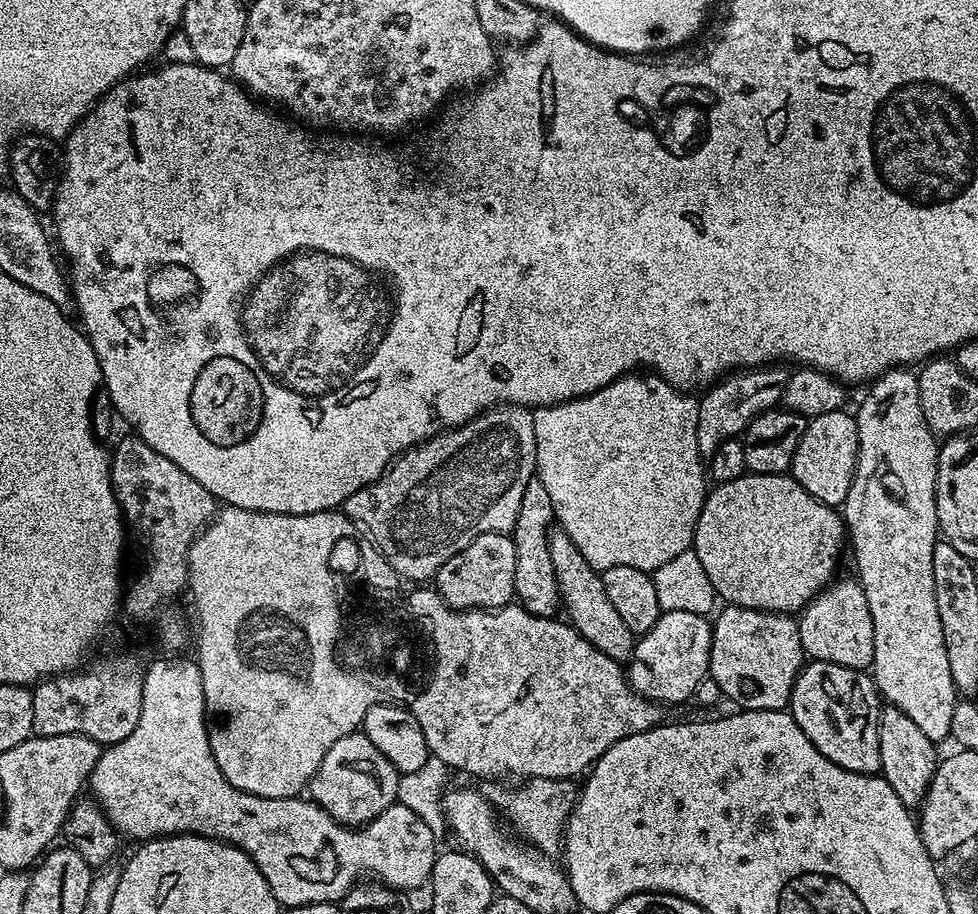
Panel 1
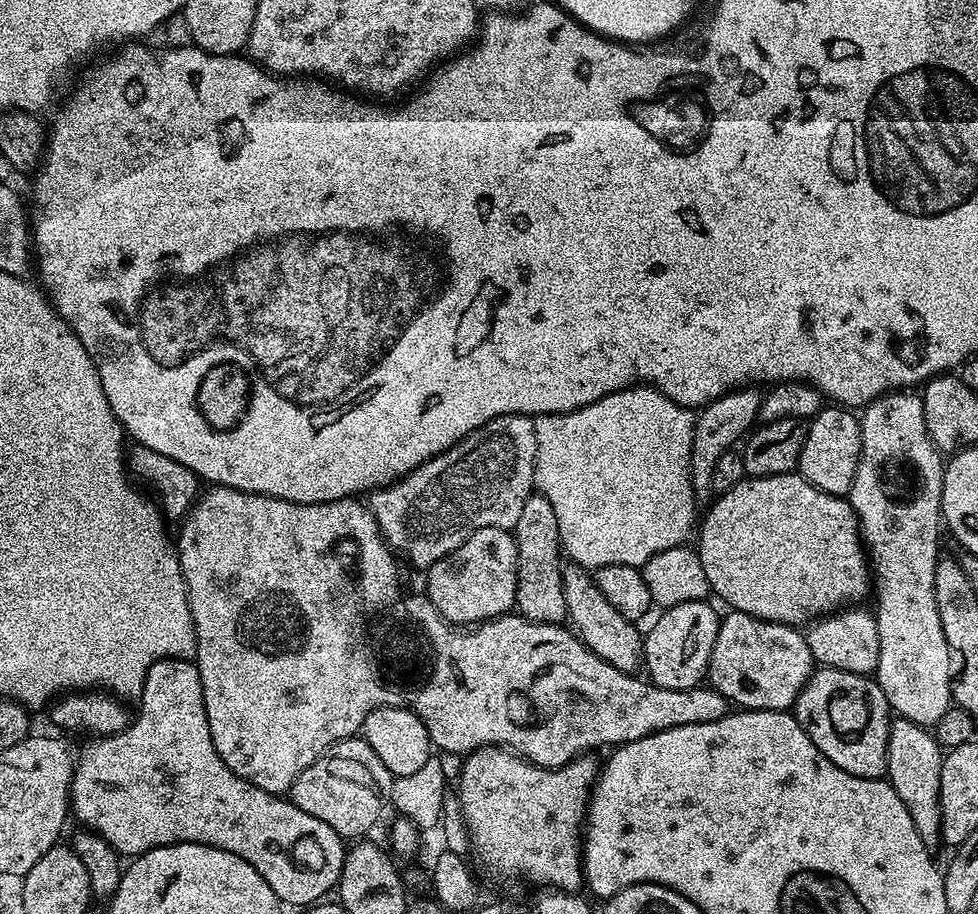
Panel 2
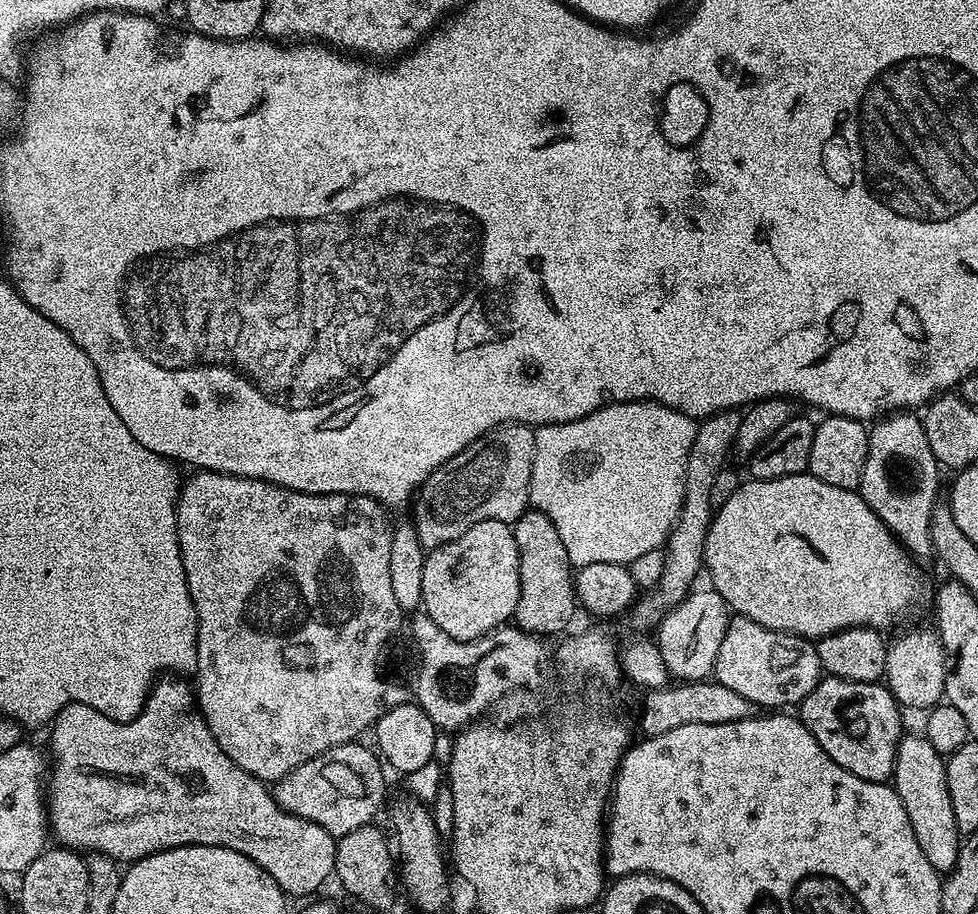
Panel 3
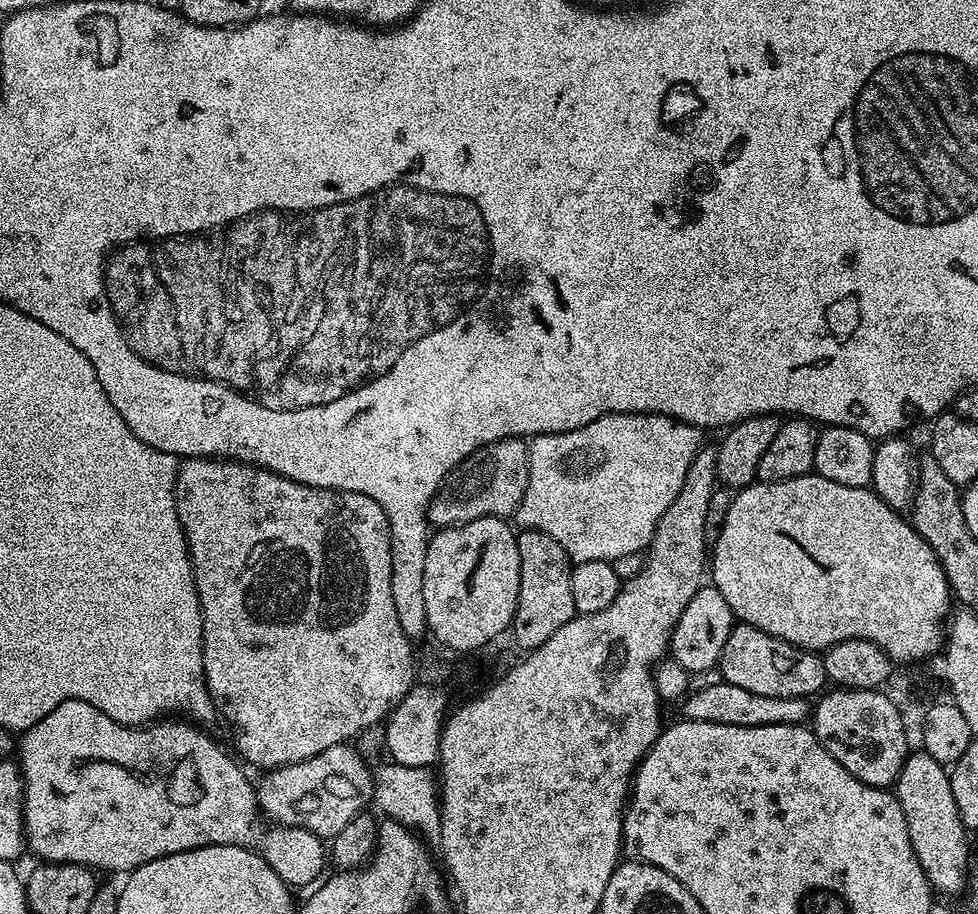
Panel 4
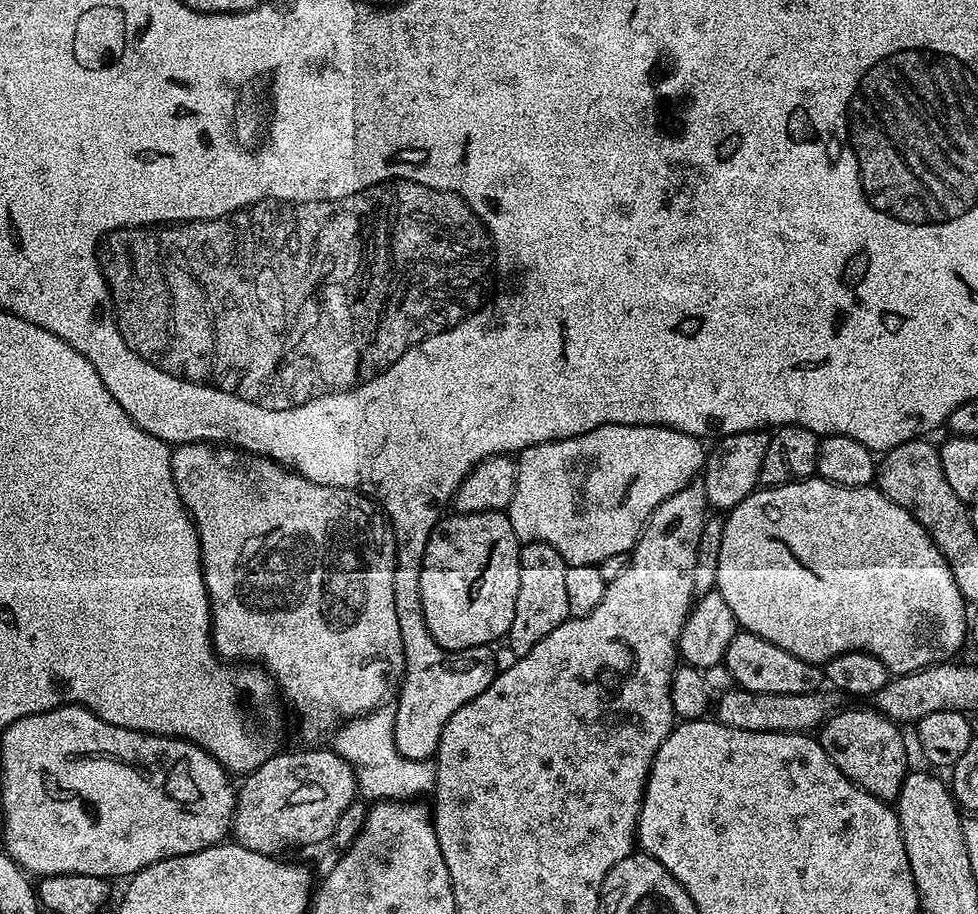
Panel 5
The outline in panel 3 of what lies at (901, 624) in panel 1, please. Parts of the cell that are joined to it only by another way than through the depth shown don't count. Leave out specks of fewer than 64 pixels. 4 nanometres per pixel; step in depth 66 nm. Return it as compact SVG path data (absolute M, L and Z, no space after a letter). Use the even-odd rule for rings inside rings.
M900 410L875 421L871 425L868 434L866 466L862 470L859 494L872 507L874 514L878 514L882 523L891 530L892 535L916 558L933 555L932 539L929 532L932 509L938 500L936 490L940 486L940 475L942 475L942 469L930 450L930 442L926 442L924 421L919 415L908 410ZM916 628L913 632L902 633L896 641L893 639L889 643L884 680L897 704L905 709L927 710L941 703L944 694L945 667L944 648L940 645L939 636L935 631L923 632L922 629Z

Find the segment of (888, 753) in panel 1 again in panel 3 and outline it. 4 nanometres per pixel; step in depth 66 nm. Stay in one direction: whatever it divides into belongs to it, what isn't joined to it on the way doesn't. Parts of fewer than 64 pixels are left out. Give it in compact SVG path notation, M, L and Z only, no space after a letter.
M923 734L901 735L900 745L896 751L896 769L892 772L891 783L898 798L902 798L902 806L906 806L906 818L910 818L910 826L914 826L914 838L918 838L922 854L930 858L930 866L934 866L941 874L947 874L954 866L962 839L950 802L947 769L945 757L941 756L938 750L934 750L934 746L930 746Z

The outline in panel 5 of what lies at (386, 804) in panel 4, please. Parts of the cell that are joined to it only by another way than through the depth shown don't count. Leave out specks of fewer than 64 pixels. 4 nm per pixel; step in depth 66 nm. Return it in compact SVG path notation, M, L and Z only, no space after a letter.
M381 706L365 716L341 723L334 733L334 750L356 772L359 795L368 802L381 800L415 801L436 787L436 766L432 760L407 760L394 746L394 711Z

